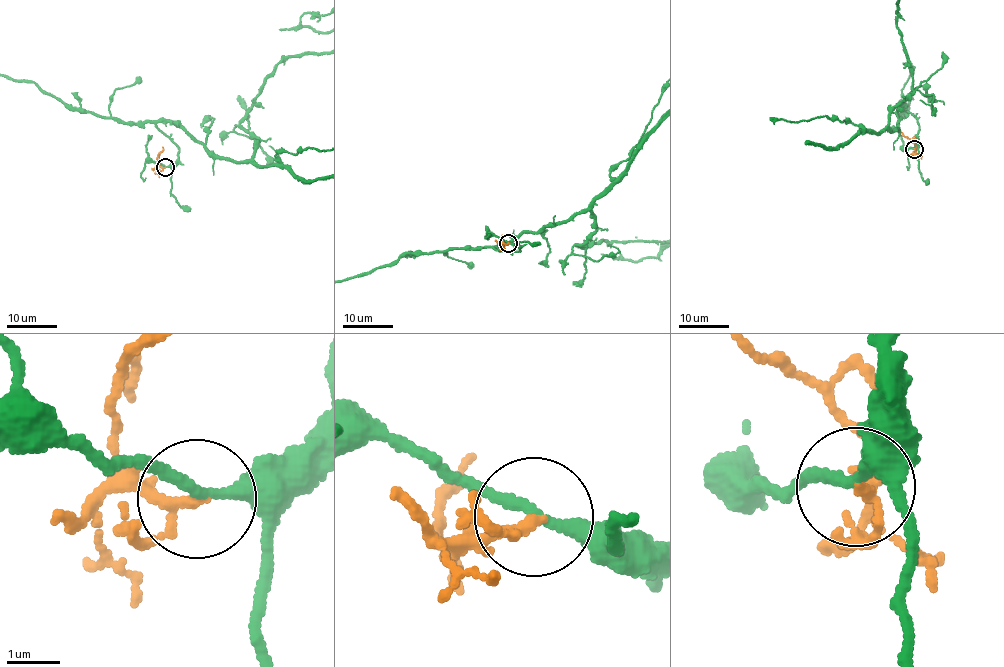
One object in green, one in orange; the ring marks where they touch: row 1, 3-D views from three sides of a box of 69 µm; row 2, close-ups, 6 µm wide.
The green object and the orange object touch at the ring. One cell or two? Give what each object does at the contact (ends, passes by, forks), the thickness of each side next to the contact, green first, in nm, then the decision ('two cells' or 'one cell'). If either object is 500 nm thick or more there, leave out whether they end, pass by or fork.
green passes by; orange passes by; calibres 200 and 160 nm; two cells

